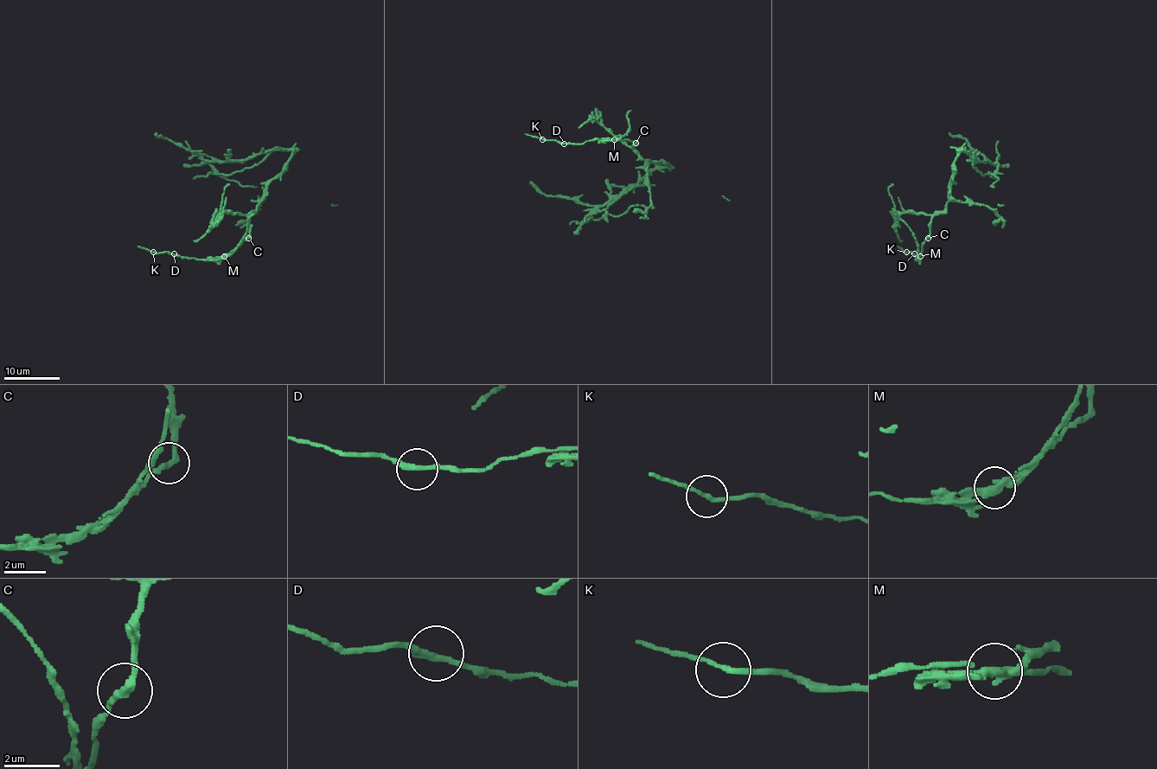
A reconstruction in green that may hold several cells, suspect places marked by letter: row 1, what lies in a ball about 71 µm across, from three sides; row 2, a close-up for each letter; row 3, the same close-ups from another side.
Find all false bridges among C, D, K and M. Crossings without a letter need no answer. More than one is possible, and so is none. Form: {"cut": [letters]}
{"cut": ["C", "M"]}

